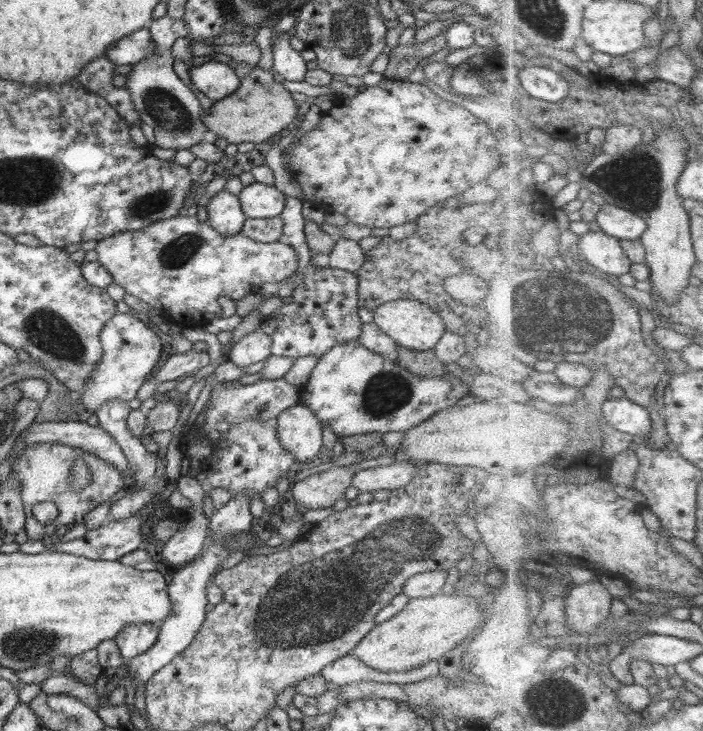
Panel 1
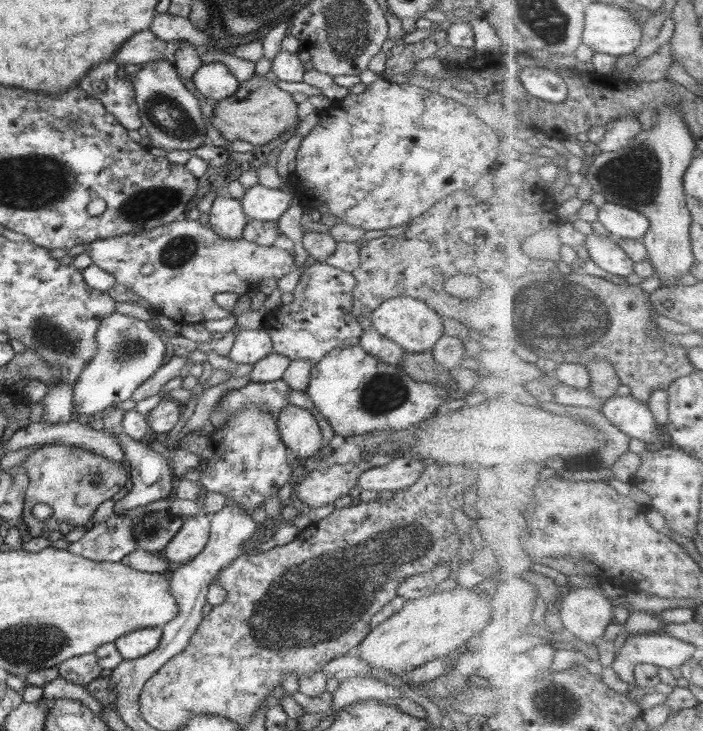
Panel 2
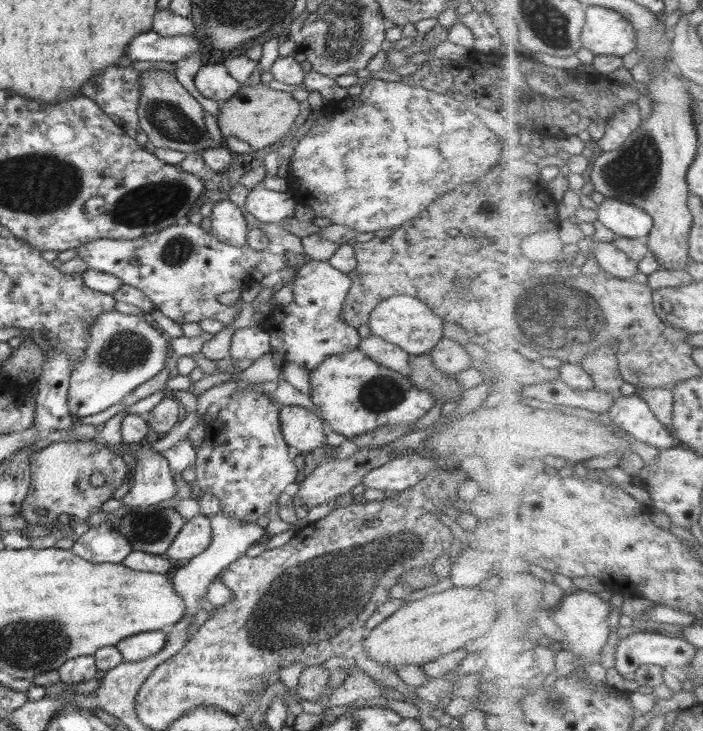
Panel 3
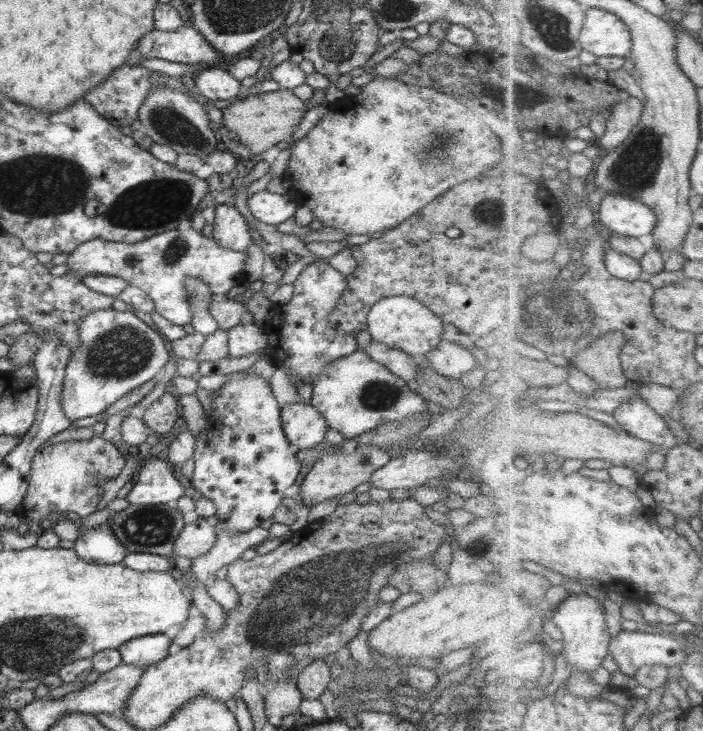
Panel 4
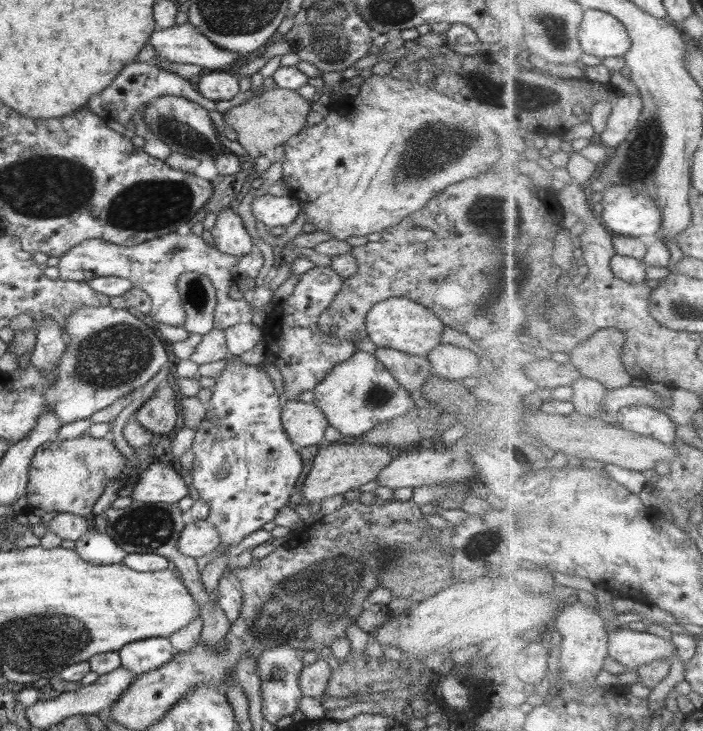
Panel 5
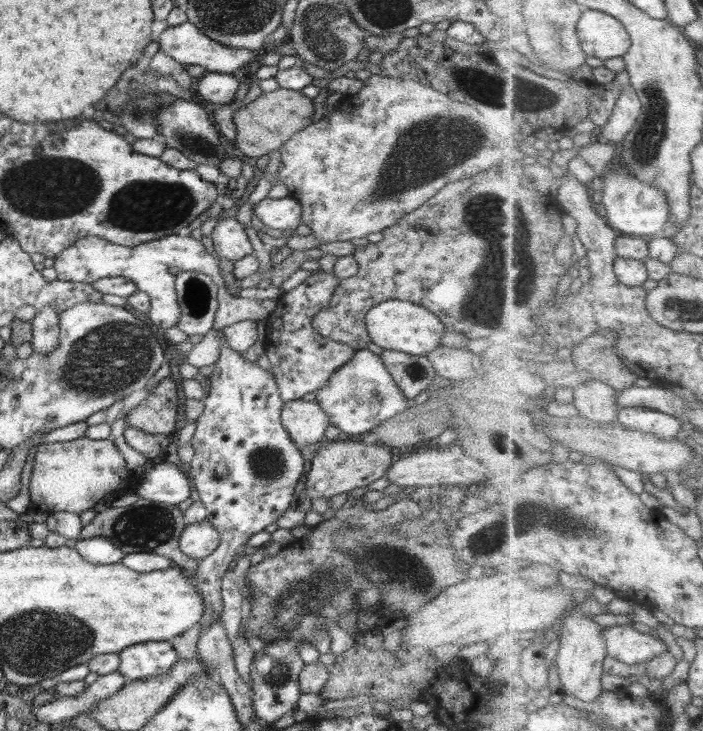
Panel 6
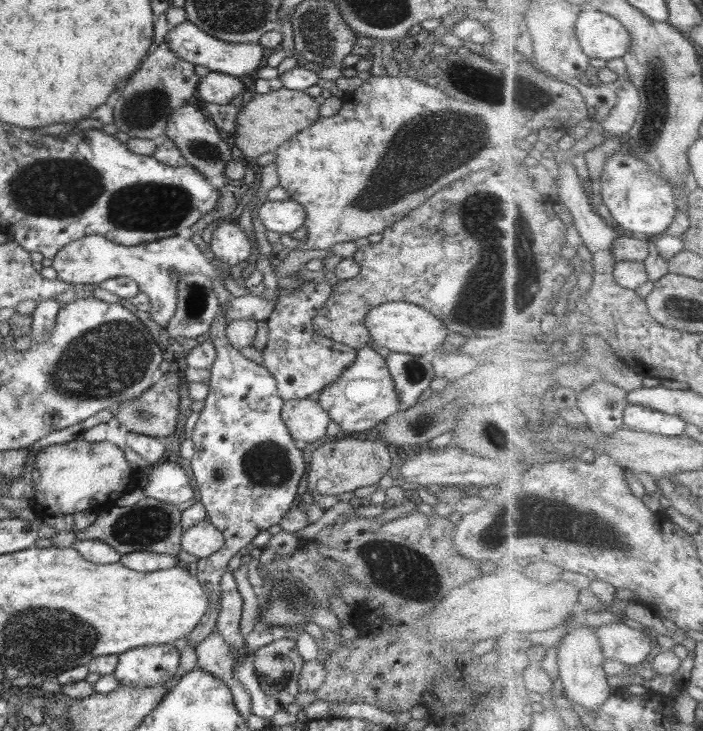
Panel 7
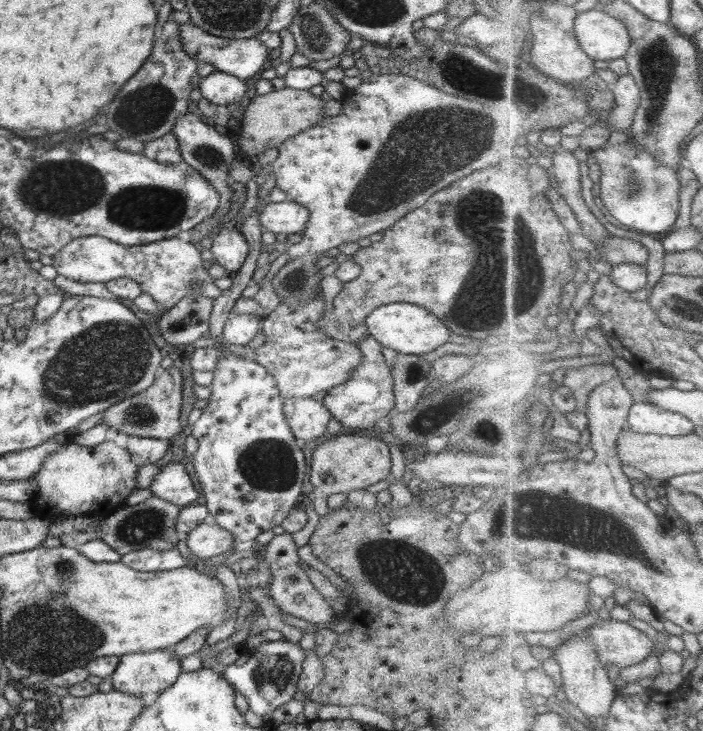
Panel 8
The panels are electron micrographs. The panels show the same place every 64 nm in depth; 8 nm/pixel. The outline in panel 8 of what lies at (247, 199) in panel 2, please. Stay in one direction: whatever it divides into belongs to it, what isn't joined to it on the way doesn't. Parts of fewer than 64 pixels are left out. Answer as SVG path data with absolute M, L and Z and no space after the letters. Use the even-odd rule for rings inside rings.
M270 202L262 209L258 217L263 230L277 234L300 234L306 228L310 213L305 206L297 202Z

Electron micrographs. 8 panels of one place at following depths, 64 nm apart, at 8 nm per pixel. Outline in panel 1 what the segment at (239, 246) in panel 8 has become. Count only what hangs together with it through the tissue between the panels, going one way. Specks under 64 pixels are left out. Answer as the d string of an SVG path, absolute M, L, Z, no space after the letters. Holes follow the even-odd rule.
M223 189L214 194L205 207L208 213L207 221L214 230L228 236L242 232L247 216L238 196Z

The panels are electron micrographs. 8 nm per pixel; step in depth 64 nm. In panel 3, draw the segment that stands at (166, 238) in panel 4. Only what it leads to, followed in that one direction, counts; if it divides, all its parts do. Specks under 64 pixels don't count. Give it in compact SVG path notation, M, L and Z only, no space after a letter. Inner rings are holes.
M190 221L185 226L174 224L160 232L134 238L134 240L91 240L78 247L77 258L82 258L86 262L87 270L92 268L98 272L110 273L118 277L123 284L139 288L154 303L155 310L159 310L175 323L180 325L198 323L202 318L212 318L222 326L231 325L242 309L235 304L232 306L220 304L216 298L218 294L232 292L238 288L244 289L248 282L253 280L254 271L267 274L281 270L285 273L295 262L288 253L274 254L266 250L254 250L248 244L244 246L224 244L212 232L207 232L200 224Z

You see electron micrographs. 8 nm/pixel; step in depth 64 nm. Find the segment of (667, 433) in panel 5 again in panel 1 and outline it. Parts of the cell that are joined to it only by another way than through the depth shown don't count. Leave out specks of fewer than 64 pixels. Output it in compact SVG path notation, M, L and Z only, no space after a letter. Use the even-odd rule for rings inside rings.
M630 397L611 398L603 406L608 422L628 434L634 434L639 441L650 436L654 430L654 419L650 409Z

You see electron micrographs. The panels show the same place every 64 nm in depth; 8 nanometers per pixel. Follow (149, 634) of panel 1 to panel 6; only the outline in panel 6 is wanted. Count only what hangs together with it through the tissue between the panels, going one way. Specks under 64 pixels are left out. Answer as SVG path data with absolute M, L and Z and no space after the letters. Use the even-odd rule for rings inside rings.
M166 640L132 644L119 652L118 656L120 666L117 671L128 681L148 680L150 676L166 674L179 659L172 642Z

